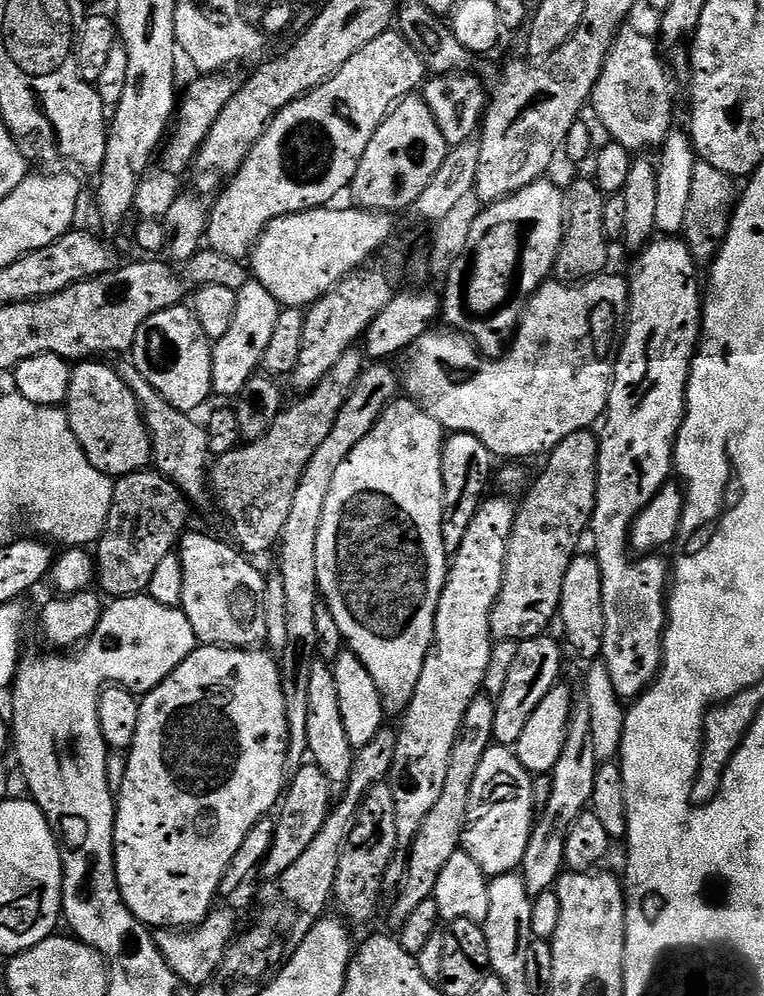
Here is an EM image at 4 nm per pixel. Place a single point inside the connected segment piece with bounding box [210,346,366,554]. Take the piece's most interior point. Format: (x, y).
(255, 484)

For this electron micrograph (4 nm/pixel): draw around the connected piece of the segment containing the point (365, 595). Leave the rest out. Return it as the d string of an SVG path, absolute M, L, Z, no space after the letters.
M397 398L385 408L384 413L376 419L376 425L370 430L370 434L366 434L366 438L362 438L362 442L358 442L358 446L354 446L354 450L350 450L350 454L346 458L346 462L342 462L342 466L338 466L338 474L334 474L334 482L330 482L330 494L326 494L326 506L322 506L322 522L318 526L318 586L323 603L334 614L334 622L338 622L338 630L342 630L346 641L347 651L353 652L360 659L362 666L366 666L366 670L370 670L370 678L374 678L374 686L378 686L380 695L384 697L384 711L389 717L399 717L408 708L408 703L414 698L414 694L418 690L418 678L422 678L422 666L424 660L428 656L428 651L432 648L432 639L434 638L434 630L436 629L436 615L438 614L438 602L442 598L442 590L444 584L448 580L448 570L450 567L450 552L444 549L444 504L446 505L446 485L443 474L443 458L444 458L444 442L446 439L446 430L438 423L434 422L434 418L430 418L430 414L426 414L426 410L422 410L420 405L414 400L407 398Z

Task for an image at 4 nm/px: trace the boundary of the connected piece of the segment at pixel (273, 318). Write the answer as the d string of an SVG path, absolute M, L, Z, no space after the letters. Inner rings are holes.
M255 278L249 279L249 284L241 283L236 293L236 309L234 322L230 322L230 330L215 341L212 350L212 391L218 397L239 396L242 386L257 375L258 369L264 363L266 346L270 346L270 338L274 338L274 326L278 326L282 306L277 302L270 290L262 286Z

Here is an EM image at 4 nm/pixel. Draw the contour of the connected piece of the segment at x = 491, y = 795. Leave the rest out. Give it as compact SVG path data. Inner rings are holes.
M493 743L482 754L482 762L478 762L474 804L477 809L480 807L480 813L477 816L475 813L474 819L464 829L462 850L470 858L474 858L474 862L478 862L478 866L489 878L505 876L507 872L516 872L524 863L526 848L532 837L532 825L538 819L535 796L532 793L533 783L533 773L525 770L522 762L518 762L515 751L511 747Z

